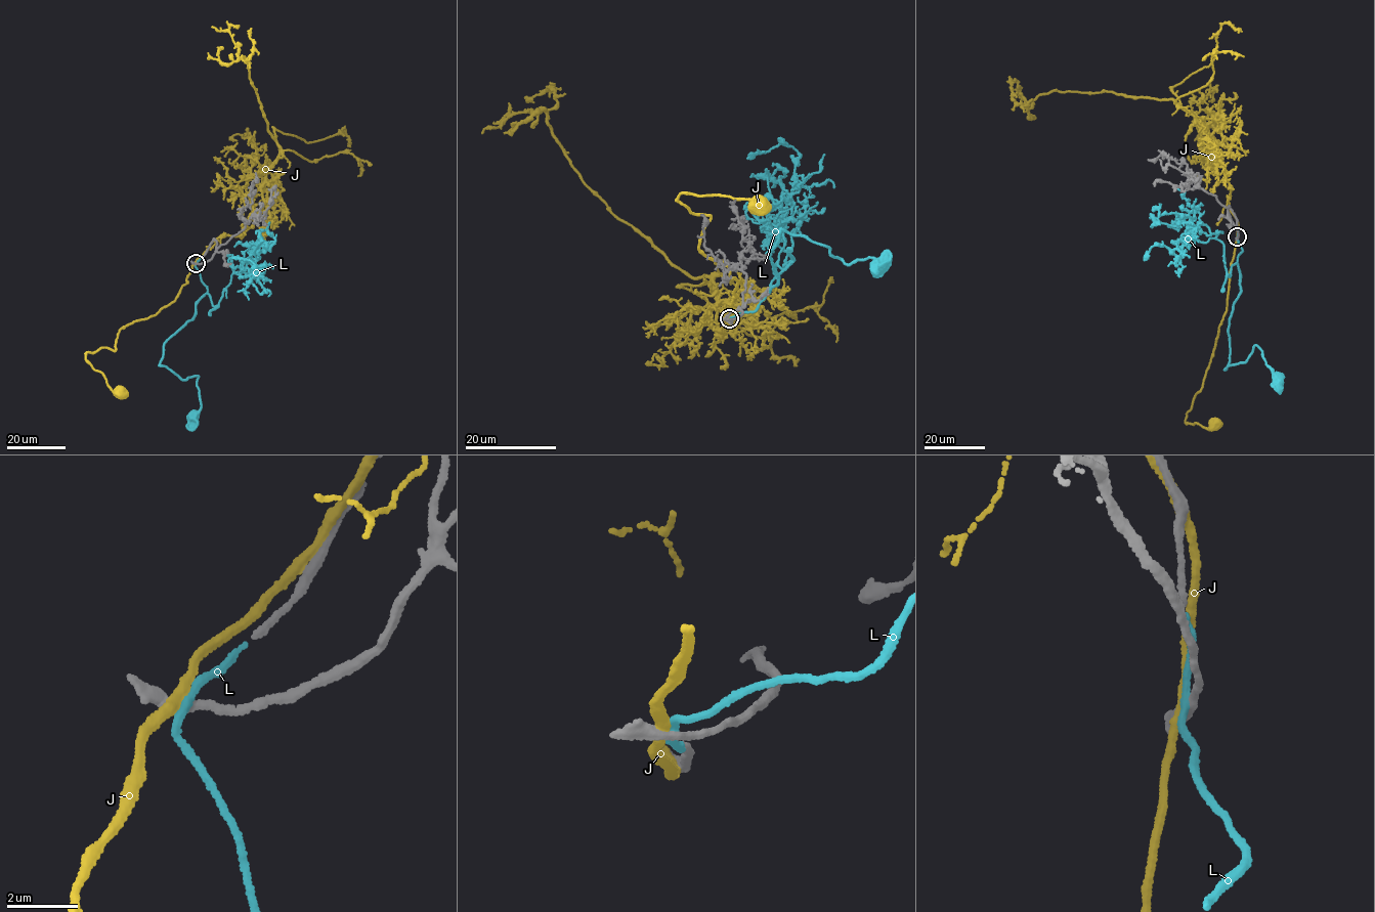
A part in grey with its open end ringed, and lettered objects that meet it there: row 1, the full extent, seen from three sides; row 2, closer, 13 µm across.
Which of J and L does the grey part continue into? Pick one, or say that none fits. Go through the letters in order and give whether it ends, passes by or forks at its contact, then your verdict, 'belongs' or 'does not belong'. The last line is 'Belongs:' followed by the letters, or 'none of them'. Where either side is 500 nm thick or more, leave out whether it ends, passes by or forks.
J: it passes by | does not belong
L: it passes by | belongs
Belongs: L

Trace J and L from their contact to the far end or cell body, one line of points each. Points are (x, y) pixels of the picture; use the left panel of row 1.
J: (195, 263), (176, 299), (120, 330), (116, 349), (101, 347), (86, 353), (113, 391), (120, 392)
L: (196, 263), (207, 292), (194, 317), (164, 343), (159, 364), (184, 380), (198, 376), (201, 406), (192, 415)

